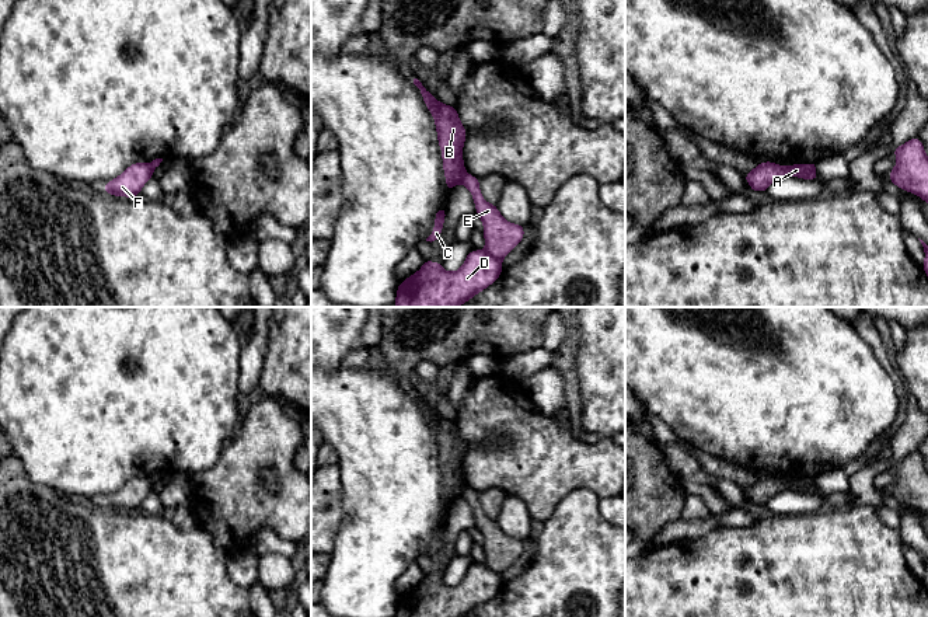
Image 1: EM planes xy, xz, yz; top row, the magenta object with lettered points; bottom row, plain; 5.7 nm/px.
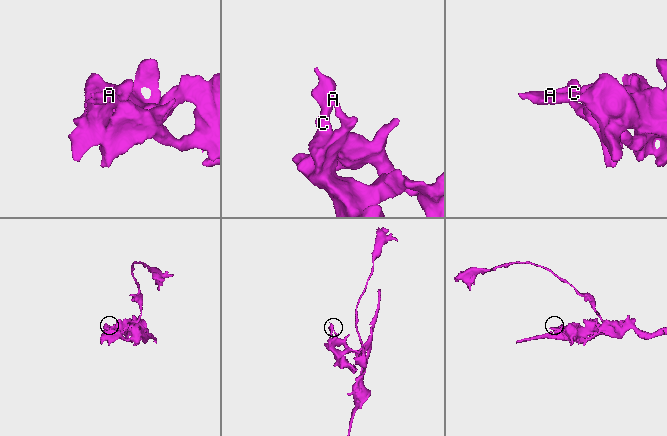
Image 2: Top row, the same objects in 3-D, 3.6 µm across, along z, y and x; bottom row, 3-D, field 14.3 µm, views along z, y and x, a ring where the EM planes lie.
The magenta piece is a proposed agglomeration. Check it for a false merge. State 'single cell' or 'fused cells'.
fused cells

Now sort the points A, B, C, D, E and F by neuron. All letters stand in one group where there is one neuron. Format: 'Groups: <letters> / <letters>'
Groups: A B C D F / E

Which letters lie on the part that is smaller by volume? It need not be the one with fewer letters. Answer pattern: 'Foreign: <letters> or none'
Foreign: A, B, C, D, F

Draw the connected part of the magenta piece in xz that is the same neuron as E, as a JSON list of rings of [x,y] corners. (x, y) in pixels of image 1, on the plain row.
[[[465,488],[461,498],[471,506],[477,530],[484,537],[485,565],[496,574],[503,574],[523,554],[526,541],[506,536],[498,520],[482,512],[479,492]]]

